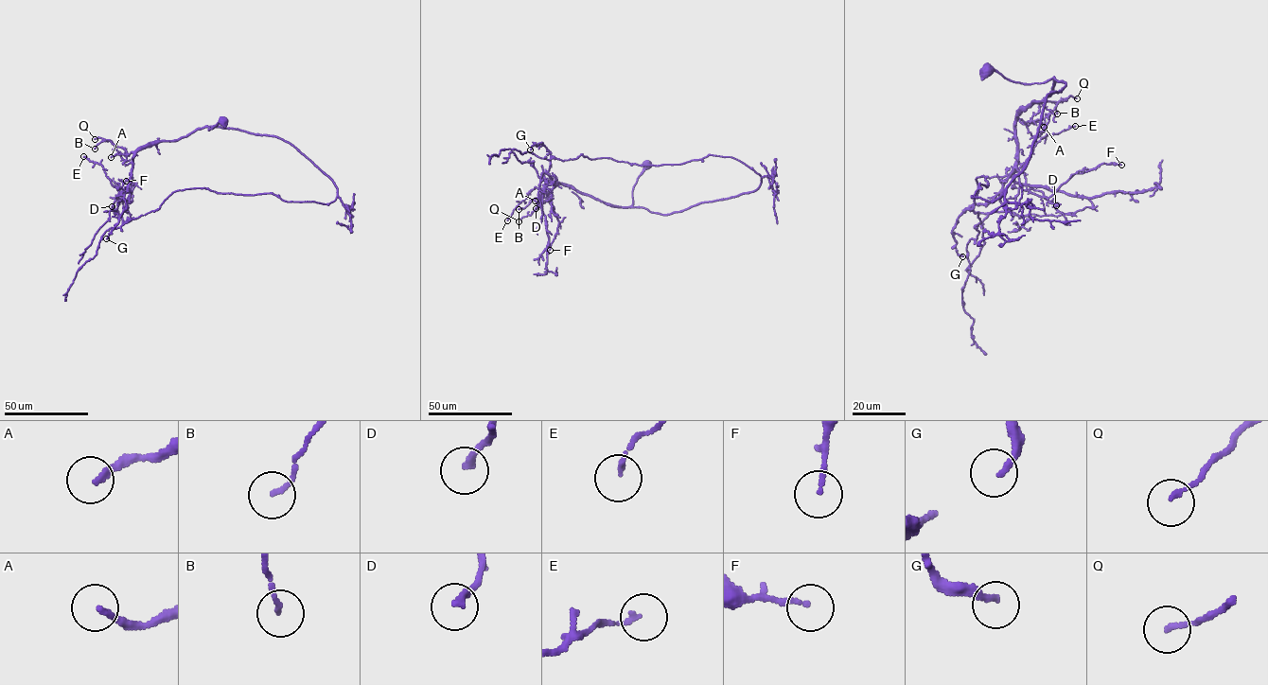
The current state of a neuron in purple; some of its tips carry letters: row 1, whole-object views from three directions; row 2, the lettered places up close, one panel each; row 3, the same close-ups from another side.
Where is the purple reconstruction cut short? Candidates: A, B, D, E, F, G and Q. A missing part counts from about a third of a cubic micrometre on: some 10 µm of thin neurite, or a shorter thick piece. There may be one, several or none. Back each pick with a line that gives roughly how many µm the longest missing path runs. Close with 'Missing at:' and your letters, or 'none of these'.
D: about 20 µm are missing
G: about 25 µm are missing
Missing at: D, G

